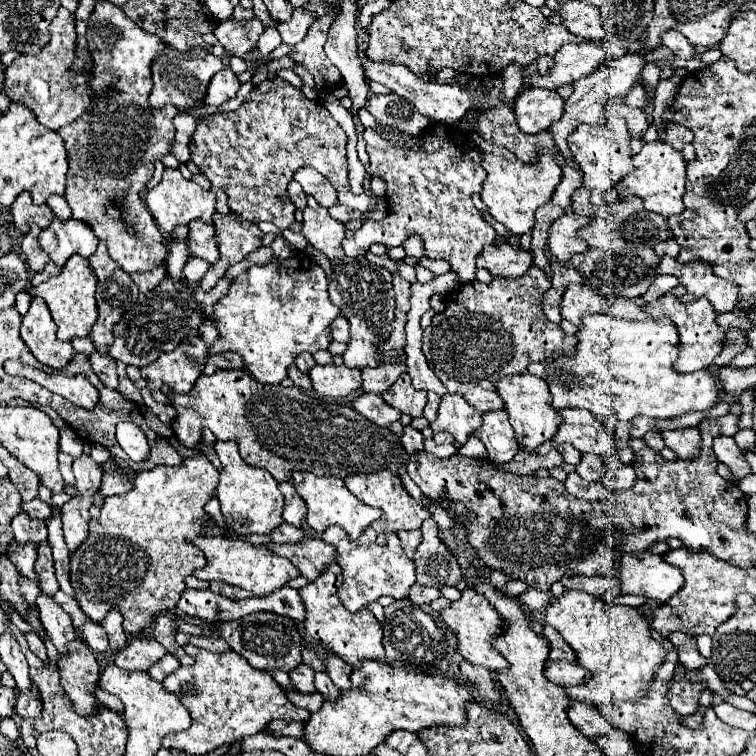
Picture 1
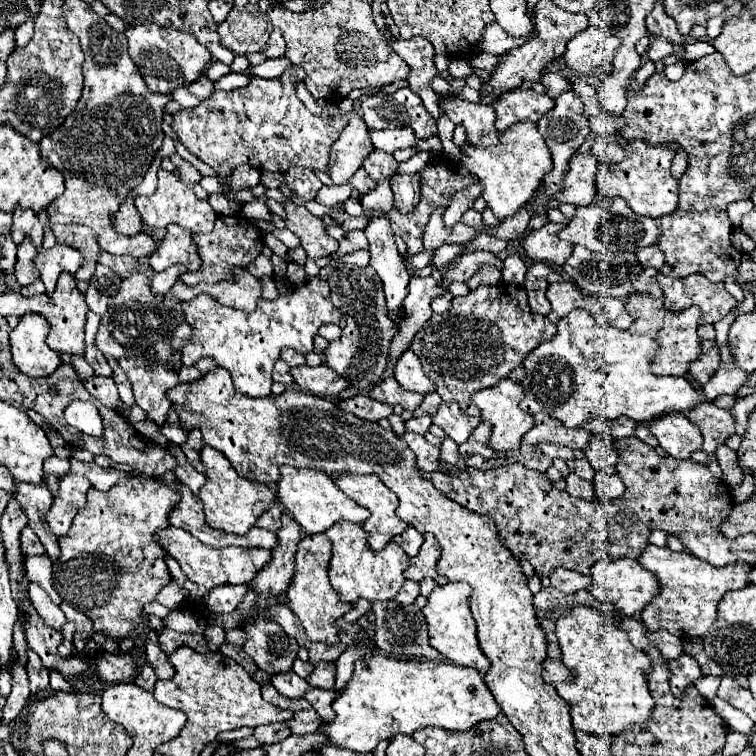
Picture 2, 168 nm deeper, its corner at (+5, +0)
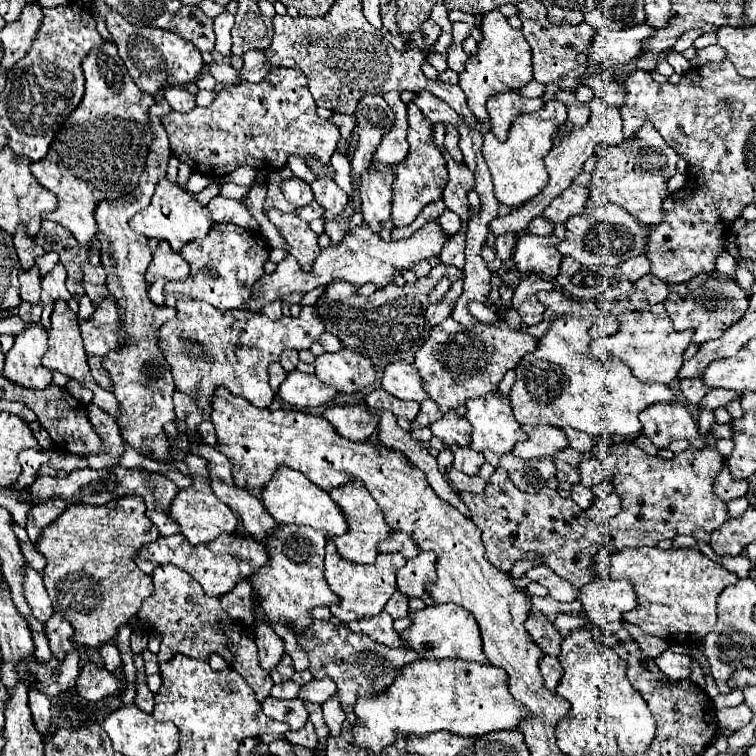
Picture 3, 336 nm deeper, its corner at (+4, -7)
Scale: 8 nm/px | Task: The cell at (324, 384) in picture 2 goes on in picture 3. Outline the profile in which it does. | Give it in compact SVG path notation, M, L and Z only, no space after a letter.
M293 370L283 380L279 396L287 404L293 404L297 408L313 408L331 402L337 396L337 390L333 390L333 386L325 386L315 374L303 374L299 370Z

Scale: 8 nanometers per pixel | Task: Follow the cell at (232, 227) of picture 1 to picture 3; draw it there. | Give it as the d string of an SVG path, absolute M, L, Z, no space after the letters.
M217 222L217 224L213 224L213 228L209 230L209 234L205 238L199 238L195 242L185 244L181 248L181 256L189 262L191 276L185 282L167 282L165 292L167 294L183 292L187 298L199 298L199 300L213 304L219 310L231 310L231 308L243 308L245 306L247 298L251 296L253 282L257 282L263 276L263 264L269 258L269 244L263 238L263 234L257 230L245 230L245 228L235 226L235 224Z

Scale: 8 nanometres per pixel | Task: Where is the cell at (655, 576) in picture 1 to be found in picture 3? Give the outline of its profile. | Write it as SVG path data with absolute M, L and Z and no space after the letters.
M595 578L581 588L579 600L589 620L603 632L615 634L623 625L623 614L635 610L637 594L629 580Z

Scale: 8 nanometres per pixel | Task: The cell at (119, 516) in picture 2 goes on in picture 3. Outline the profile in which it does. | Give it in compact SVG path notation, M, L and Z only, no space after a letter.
M129 496L117 498L103 506L89 506L83 502L67 506L67 510L43 530L37 542L37 550L47 558L47 566L43 570L45 588L53 602L53 610L59 610L75 628L75 642L87 648L99 648L115 638L123 624L129 624L141 602L153 594L151 576L141 572L135 564L137 550L159 538L157 526L147 516L147 506L143 498Z

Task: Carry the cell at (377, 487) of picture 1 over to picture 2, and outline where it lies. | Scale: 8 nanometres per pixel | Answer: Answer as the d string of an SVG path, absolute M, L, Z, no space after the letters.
M344 473L340 477L334 479L334 483L350 497L354 499L360 507L370 511L370 517L364 521L362 529L368 533L368 547L372 551L382 551L386 547L386 543L392 541L392 537L400 535L408 525L396 515L396 507L398 507L398 497L384 485L380 483L380 479L376 479L376 475L354 475L354 473Z

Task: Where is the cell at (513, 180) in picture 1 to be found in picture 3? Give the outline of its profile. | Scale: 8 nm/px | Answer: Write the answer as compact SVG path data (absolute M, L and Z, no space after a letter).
M557 98L549 100L543 110L533 112L531 116L515 118L509 136L505 142L499 142L491 132L485 134L483 142L483 158L491 170L495 194L501 204L509 206L511 210L523 206L531 198L535 198L547 184L547 170L543 164L543 158L551 150L551 134L567 120L567 106L557 102Z

